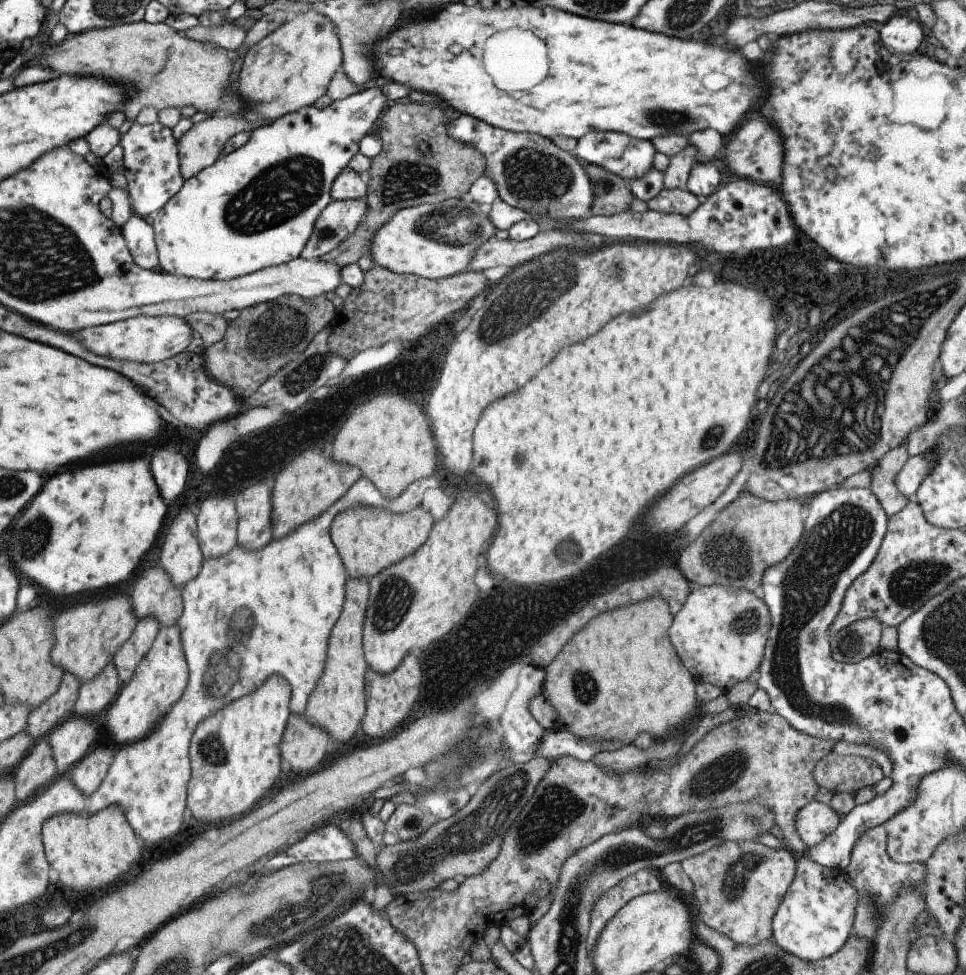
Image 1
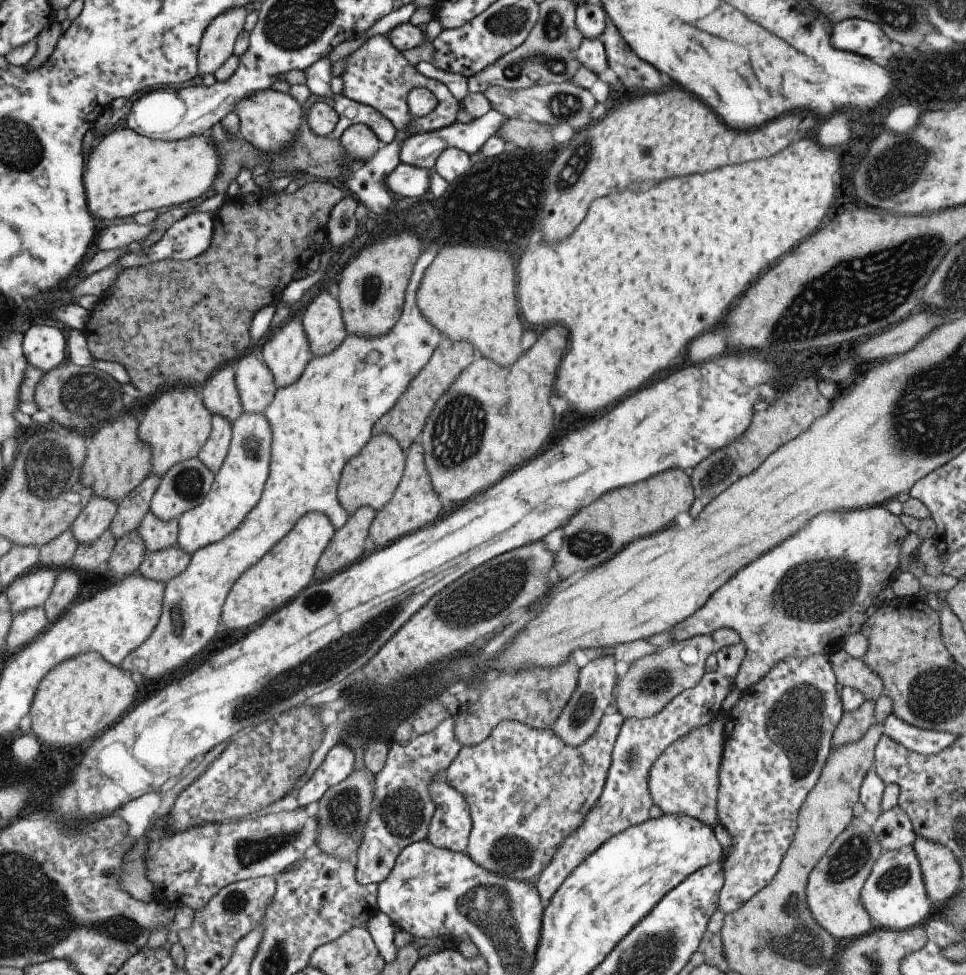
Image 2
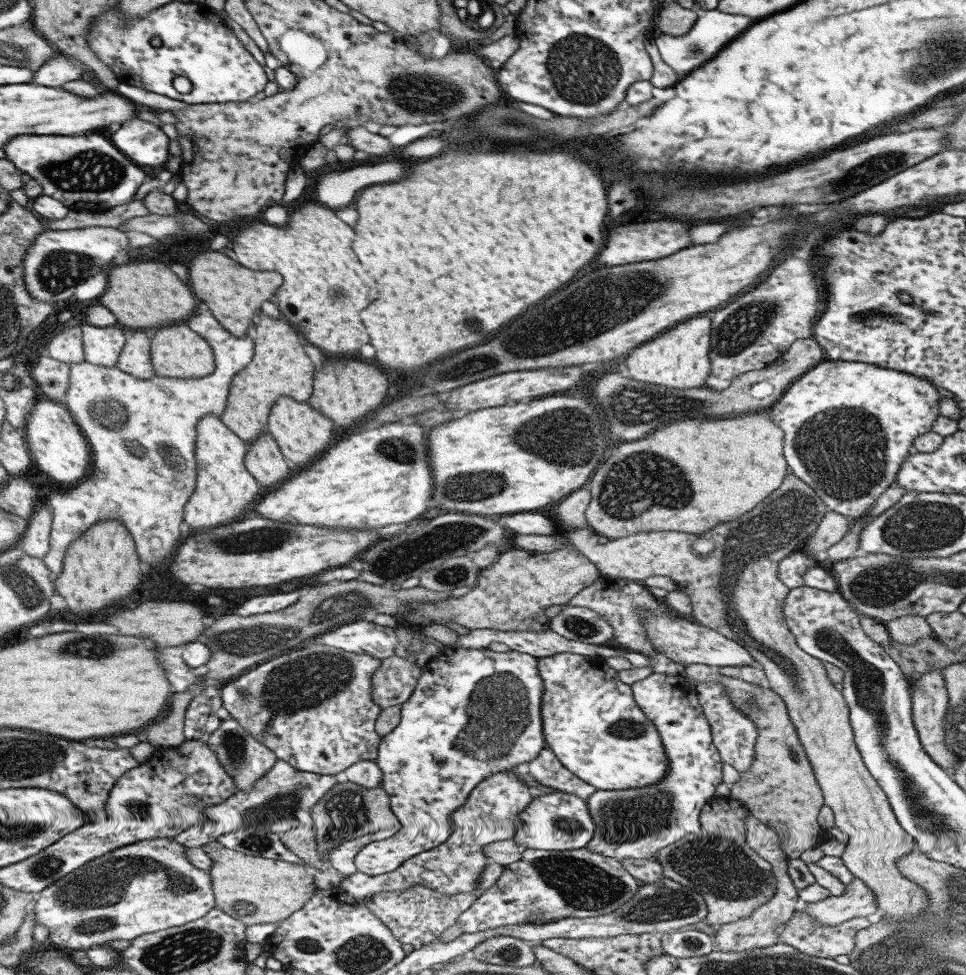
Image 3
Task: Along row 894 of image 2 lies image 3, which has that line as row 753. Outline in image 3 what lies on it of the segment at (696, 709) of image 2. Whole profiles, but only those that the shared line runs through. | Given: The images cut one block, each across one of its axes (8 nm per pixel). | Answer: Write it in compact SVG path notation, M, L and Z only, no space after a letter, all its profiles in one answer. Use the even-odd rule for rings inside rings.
M546 746L534 760L529 762L528 768L528 774L536 778L536 782L554 788L558 792L575 794L586 800L597 791L595 786L572 774Z

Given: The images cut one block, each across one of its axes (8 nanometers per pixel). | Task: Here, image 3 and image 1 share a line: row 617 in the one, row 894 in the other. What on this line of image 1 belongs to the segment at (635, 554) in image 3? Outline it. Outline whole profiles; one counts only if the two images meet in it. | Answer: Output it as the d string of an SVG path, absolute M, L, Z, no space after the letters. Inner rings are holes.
M730 842L681 862L694 885L694 905L703 923L736 944L756 946L772 938L772 918L796 874L796 855L786 847Z

